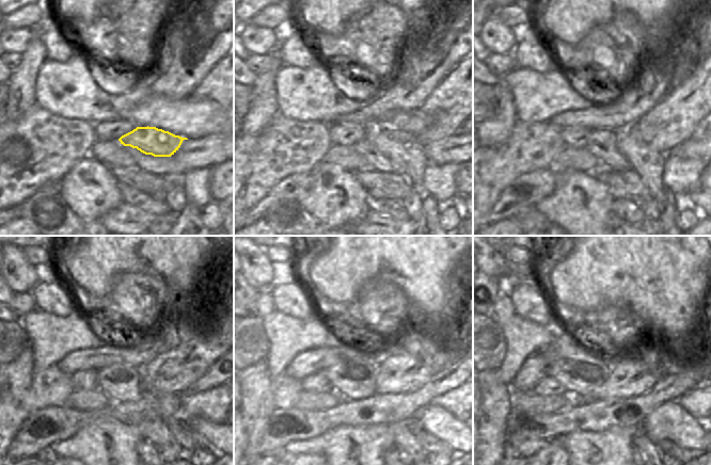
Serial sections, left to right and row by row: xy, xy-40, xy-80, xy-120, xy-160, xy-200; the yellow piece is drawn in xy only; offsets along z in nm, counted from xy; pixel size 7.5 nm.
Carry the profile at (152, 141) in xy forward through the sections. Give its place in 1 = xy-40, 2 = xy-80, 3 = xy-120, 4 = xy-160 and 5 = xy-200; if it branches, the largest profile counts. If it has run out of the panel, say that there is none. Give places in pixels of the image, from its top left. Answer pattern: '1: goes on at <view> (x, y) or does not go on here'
1: goes on at xy-40 (404, 149)
2: goes on at xy-80 (647, 163)
3: goes on at xy-120 (189, 441)
4: goes on at xy-160 (430, 445)
5: goes on at xy-200 (666, 446)

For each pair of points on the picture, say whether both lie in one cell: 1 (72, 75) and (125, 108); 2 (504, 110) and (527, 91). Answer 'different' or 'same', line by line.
1: same
2: different

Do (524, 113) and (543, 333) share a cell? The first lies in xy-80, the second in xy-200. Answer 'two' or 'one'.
one

